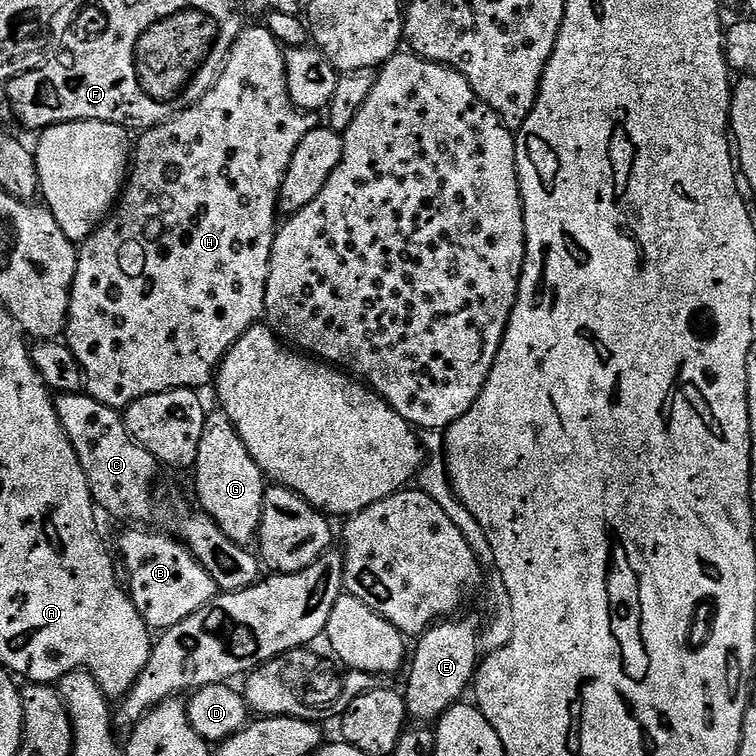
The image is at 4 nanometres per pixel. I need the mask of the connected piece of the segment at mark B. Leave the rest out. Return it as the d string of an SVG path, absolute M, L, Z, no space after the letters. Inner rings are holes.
M136 530L140 532L128 532L120 540L120 552L124 555L122 568L128 571L126 576L126 588L130 593L138 614L148 623L149 629L163 630L172 628L178 622L190 618L206 602L213 600L218 595L216 582L212 575L196 561L191 550L184 545L175 535L164 530Z

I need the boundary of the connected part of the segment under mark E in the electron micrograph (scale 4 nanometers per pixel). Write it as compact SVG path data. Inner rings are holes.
M445 618L424 631L415 641L416 653L411 653L408 685L402 688L409 717L416 722L436 722L456 704L465 699L464 691L476 679L476 670L482 659L478 624L472 620Z

